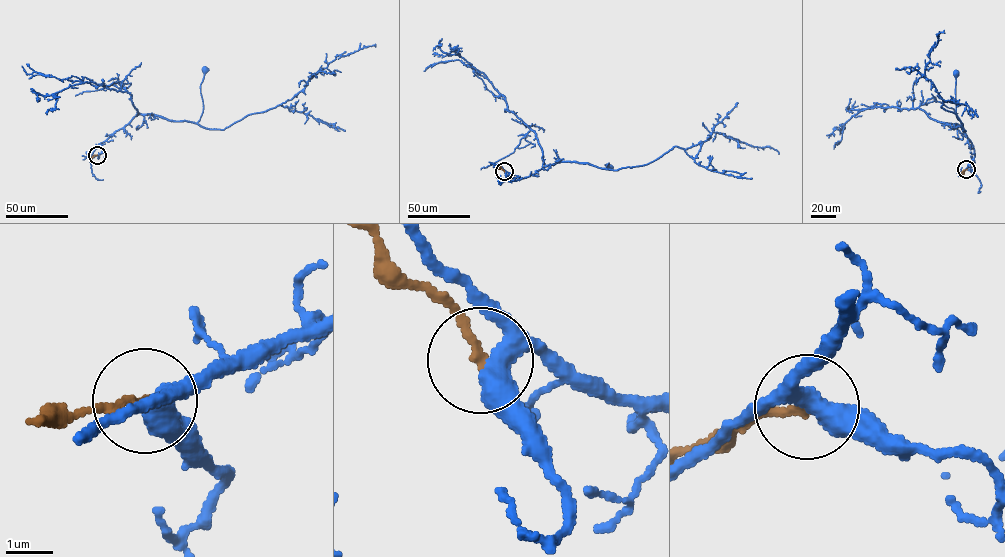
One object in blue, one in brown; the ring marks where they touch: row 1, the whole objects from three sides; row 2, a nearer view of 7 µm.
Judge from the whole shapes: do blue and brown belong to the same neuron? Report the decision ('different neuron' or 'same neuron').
different neuron

